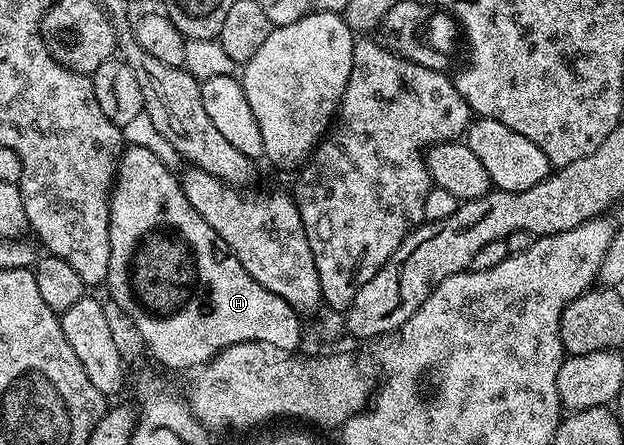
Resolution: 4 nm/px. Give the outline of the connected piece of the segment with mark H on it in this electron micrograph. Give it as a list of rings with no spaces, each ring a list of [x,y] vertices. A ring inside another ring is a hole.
[[[128,145],[124,149],[123,155],[119,158],[119,169],[115,172],[115,181],[111,192],[111,223],[109,224],[109,272],[105,283],[105,290],[108,290],[110,301],[115,302],[124,312],[131,317],[133,324],[137,324],[137,332],[141,332],[143,345],[148,355],[152,354],[163,366],[168,366],[171,370],[190,371],[196,366],[203,365],[204,362],[210,362],[215,355],[220,354],[226,346],[232,346],[238,342],[264,342],[273,344],[281,352],[295,352],[299,346],[299,321],[300,315],[281,296],[269,292],[237,260],[237,256],[205,224],[205,220],[192,208],[189,200],[183,195],[183,184],[178,177],[171,175],[171,170],[150,150],[147,146]]]

